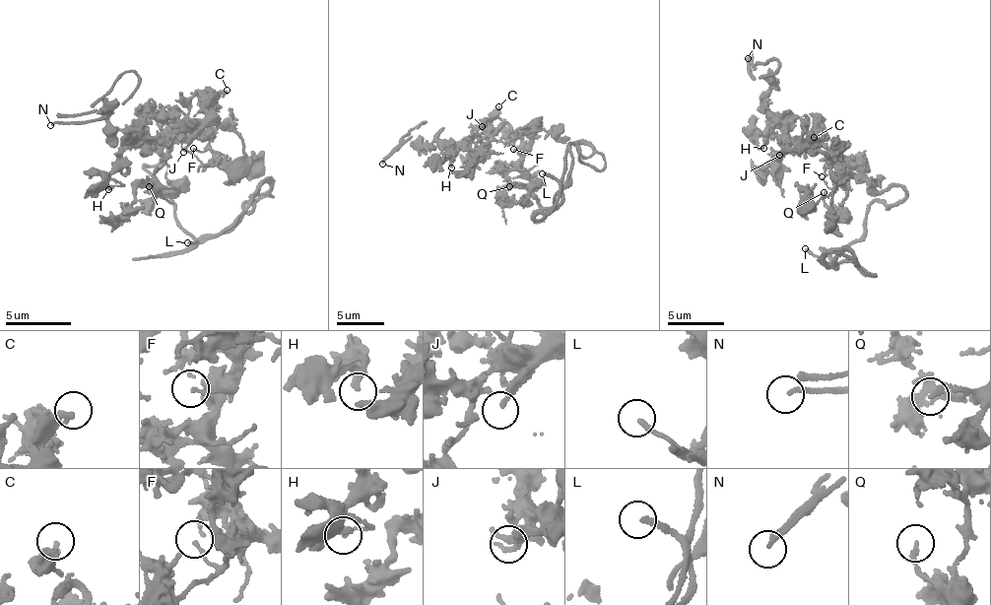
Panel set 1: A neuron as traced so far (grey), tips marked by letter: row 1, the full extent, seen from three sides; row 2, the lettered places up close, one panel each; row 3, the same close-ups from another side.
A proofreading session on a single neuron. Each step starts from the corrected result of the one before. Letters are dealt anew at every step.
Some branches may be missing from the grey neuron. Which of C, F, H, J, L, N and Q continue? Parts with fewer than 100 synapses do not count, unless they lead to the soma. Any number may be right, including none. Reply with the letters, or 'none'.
L

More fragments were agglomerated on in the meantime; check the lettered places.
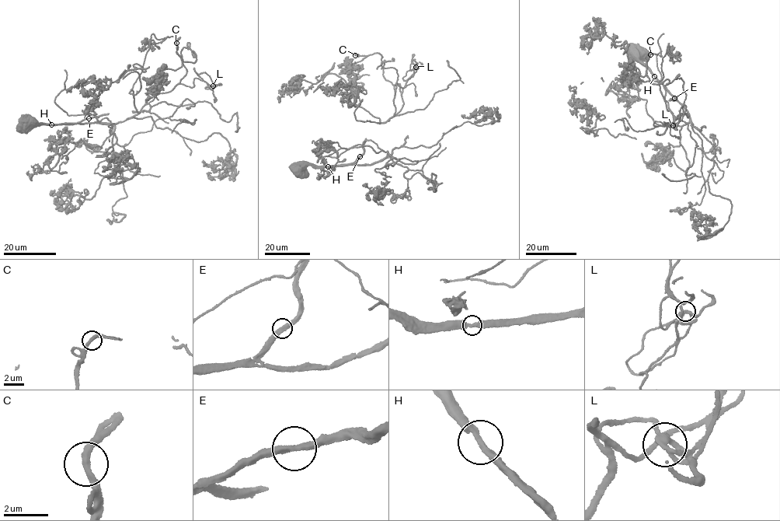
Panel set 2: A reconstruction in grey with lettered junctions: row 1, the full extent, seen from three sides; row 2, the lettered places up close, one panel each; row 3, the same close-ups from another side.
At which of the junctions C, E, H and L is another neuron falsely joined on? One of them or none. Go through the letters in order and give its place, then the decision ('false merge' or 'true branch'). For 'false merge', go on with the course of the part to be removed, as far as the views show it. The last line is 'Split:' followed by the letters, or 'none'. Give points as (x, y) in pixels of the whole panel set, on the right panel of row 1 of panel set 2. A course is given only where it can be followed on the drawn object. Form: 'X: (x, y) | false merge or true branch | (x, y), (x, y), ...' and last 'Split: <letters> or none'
C: (650, 54) | true branch
E: (674, 98) | true branch
H: (654, 76) | true branch
L: (673, 125) | true branch
Split: none

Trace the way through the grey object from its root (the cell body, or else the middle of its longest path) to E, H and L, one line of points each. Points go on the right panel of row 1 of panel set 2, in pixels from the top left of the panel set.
E: (638, 51), (641, 52), (639, 60), (674, 98)
H: (638, 51), (641, 52), (639, 60), (654, 76)
L: (638, 51), (689, 113), (688, 122), (677, 125), (668, 108), (676, 119), (689, 116), (677, 115), (673, 125)

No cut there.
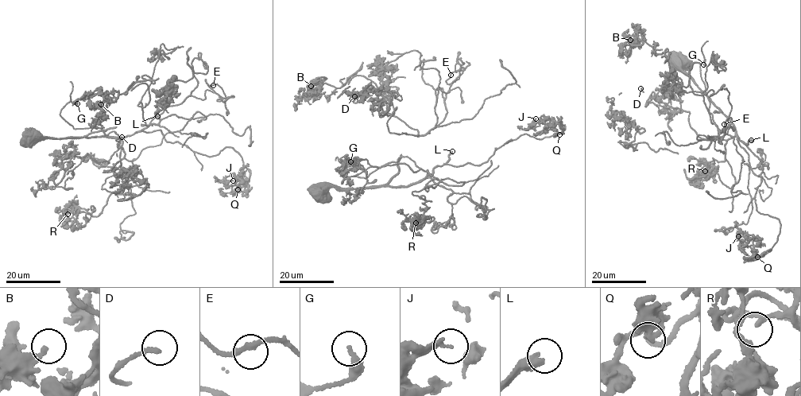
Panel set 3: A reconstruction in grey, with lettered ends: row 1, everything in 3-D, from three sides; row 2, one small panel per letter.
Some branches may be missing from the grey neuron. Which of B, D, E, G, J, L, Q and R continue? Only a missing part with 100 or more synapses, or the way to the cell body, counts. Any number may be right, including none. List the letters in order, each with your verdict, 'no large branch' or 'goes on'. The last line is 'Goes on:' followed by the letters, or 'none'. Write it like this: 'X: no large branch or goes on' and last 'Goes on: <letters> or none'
B: no large branch
D: goes on
E: no large branch
G: no large branch
J: no large branch
L: goes on
Q: goes on
R: no large branch
Goes on: D, L, Q

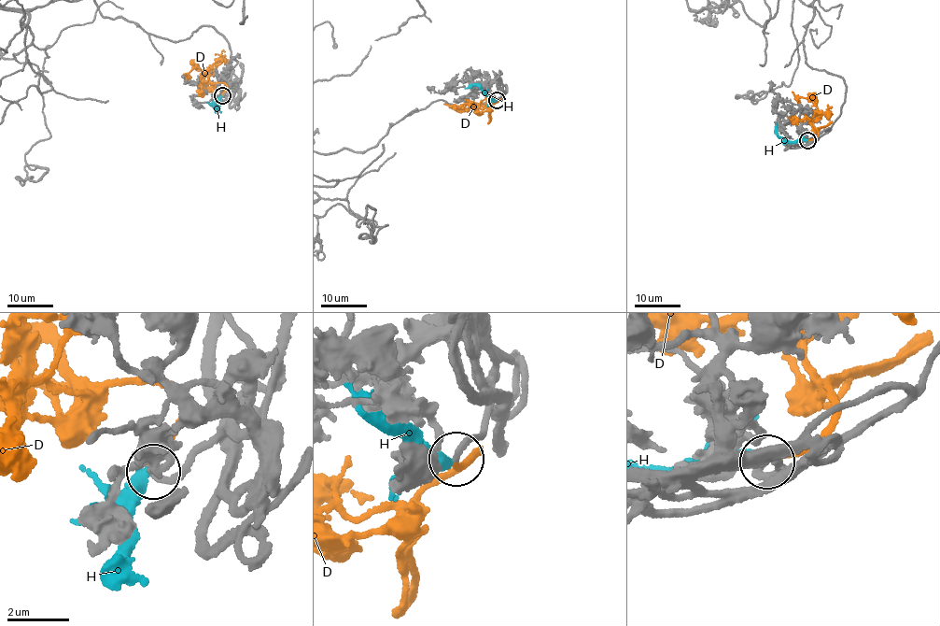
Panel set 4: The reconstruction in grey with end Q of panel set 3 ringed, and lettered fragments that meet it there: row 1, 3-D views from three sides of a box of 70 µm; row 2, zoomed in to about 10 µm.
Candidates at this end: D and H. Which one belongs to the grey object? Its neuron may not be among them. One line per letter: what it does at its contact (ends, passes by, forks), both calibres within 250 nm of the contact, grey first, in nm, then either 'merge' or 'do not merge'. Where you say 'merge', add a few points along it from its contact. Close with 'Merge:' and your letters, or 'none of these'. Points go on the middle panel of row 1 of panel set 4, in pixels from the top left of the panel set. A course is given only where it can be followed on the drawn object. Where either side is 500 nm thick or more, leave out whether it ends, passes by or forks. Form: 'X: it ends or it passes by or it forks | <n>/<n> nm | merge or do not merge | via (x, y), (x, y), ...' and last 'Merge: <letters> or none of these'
D: it ends | 150/170 nm | merge | via (497, 101), (478, 113), (444, 104)
H: it ends | 160/420 nm | do not merge
Merge: D

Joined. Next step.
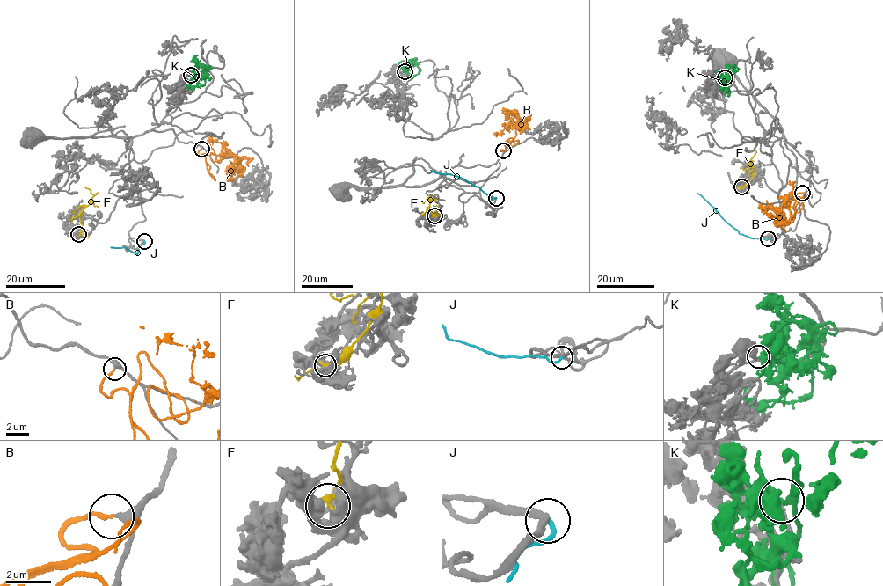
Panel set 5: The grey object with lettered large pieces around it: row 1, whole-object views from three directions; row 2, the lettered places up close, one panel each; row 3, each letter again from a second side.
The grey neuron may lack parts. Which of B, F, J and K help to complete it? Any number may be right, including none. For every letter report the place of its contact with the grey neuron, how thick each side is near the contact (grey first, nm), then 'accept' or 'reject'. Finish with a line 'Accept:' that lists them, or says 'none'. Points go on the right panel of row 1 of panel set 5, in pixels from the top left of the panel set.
B: (802, 193) | 240/180 nm | accept
F: (741, 186) | 280/260 nm | reject
J: (768, 238) | 280/200 nm | reject
K: (725, 77) | 180/160 nm | reject
Accept: B

